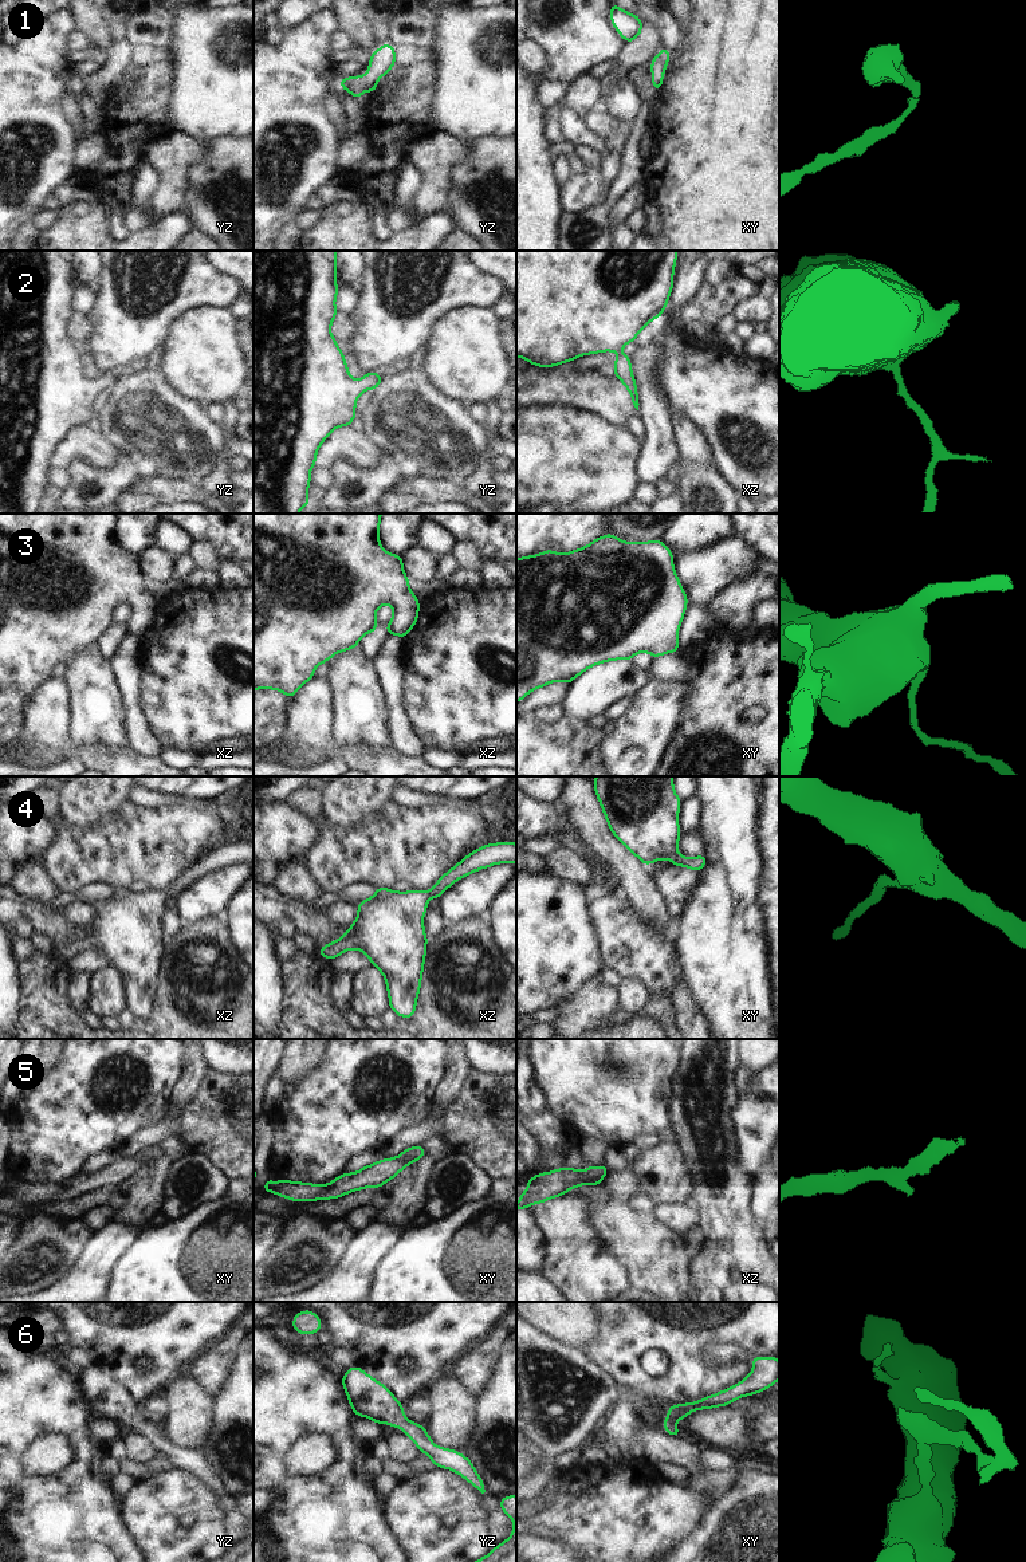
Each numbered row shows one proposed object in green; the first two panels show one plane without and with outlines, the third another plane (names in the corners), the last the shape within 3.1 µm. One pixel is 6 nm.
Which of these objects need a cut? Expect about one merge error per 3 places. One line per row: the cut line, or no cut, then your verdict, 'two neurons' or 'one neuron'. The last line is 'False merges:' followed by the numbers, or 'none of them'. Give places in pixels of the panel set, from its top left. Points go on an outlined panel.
1: no cut | one neuron
2: no cut | one neuron
3: no cut | one neuron
4: no cut | one neuron
5: no cut | one neuron
6: no cut | one neuron
False merges: none of them

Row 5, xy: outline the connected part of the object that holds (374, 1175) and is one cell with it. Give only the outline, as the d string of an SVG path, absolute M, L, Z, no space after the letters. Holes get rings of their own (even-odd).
M421 1145L405 1149L394 1158L384 1158L370 1164L355 1173L342 1173L330 1184L315 1185L312 1183L287 1181L286 1179L268 1179L263 1185L266 1193L287 1197L292 1201L315 1201L326 1199L338 1199L362 1188L384 1185L394 1179L405 1166L422 1158L426 1154Z

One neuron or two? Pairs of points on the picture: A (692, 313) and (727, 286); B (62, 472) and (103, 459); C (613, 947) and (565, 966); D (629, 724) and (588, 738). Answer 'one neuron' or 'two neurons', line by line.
A: one neuron
B: two neurons
C: two neurons
D: two neurons

